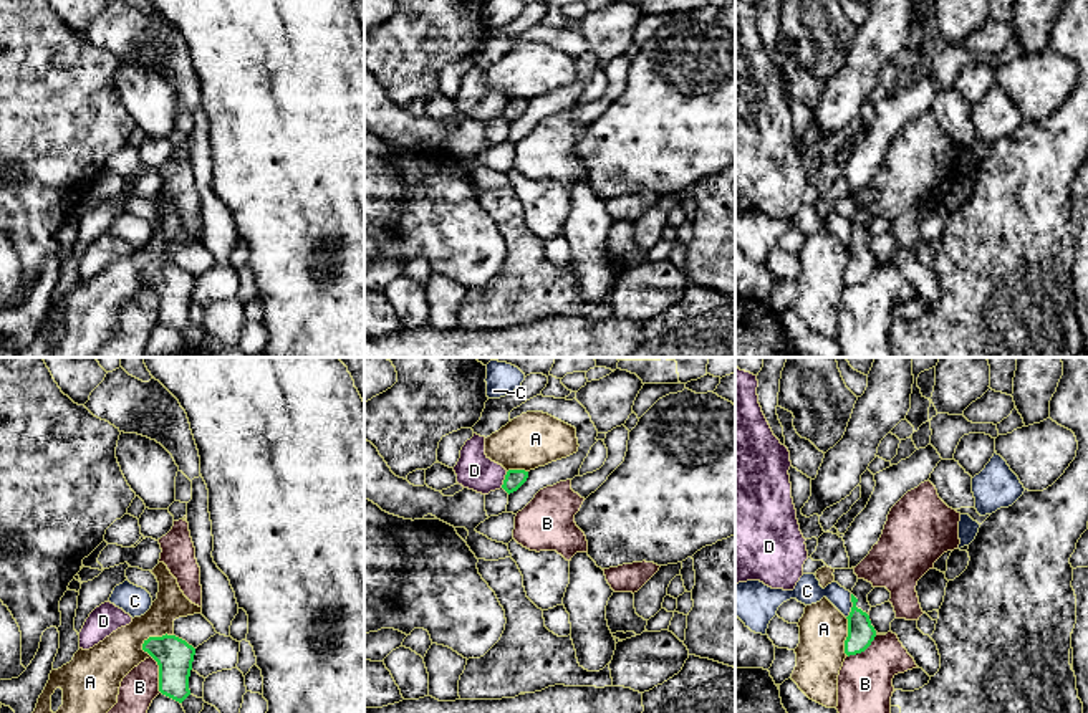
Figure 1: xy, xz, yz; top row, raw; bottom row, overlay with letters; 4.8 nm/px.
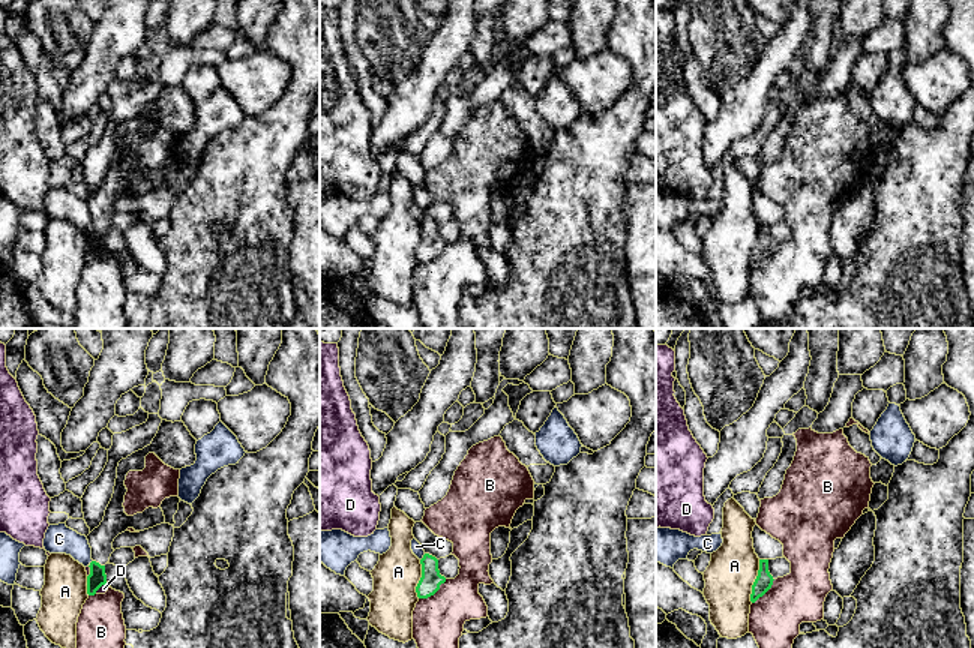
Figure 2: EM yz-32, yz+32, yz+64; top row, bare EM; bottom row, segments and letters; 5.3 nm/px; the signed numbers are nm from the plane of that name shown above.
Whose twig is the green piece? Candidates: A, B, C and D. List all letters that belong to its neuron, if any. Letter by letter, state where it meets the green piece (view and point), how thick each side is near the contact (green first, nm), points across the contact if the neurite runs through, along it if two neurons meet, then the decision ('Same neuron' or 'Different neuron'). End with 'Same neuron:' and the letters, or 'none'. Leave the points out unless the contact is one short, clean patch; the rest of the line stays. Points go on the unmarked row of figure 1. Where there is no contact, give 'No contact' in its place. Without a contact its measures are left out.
A: Touches green at xy (154, 267). Thickness 180 nm (green) against 200 nm. Boundary: xy (173, 263), (149, 267), (141, 278). Different neuron
B: Touches green at xy (159, 303). Thickness 180 nm (green) against 180 nm. Boundary: xy (151, 285), (158, 295), (158, 318), (161, 321). Different neuron
C: Touches green at yz (853, 235). Thickness 130 nm (green) against 130 nm. Boundary: yz (852, 224), (852, 240), (847, 247). Different neuron
D: Touches green at xz (504, 110). Thickness 90 nm (green) against 180 nm. Boundary: xz (507, 101), (500, 116). Different neuron
Same neuron: none

